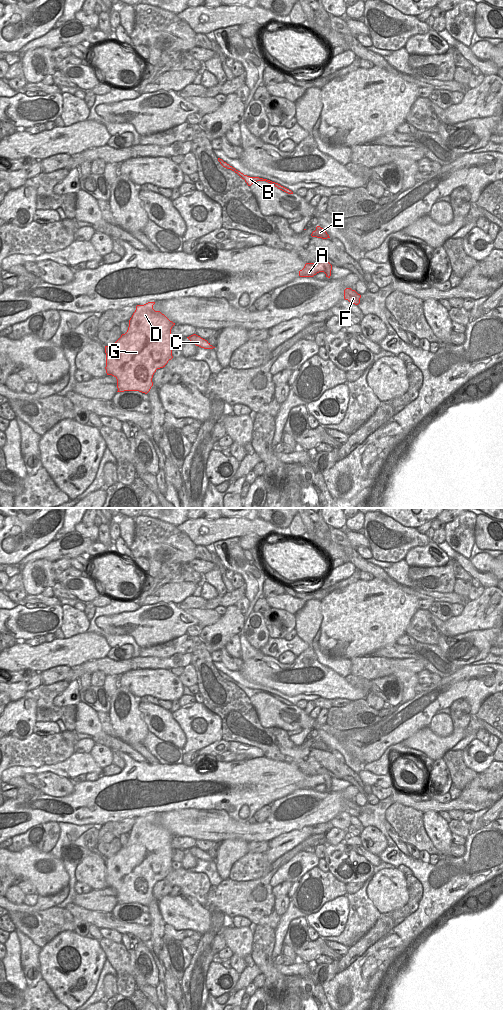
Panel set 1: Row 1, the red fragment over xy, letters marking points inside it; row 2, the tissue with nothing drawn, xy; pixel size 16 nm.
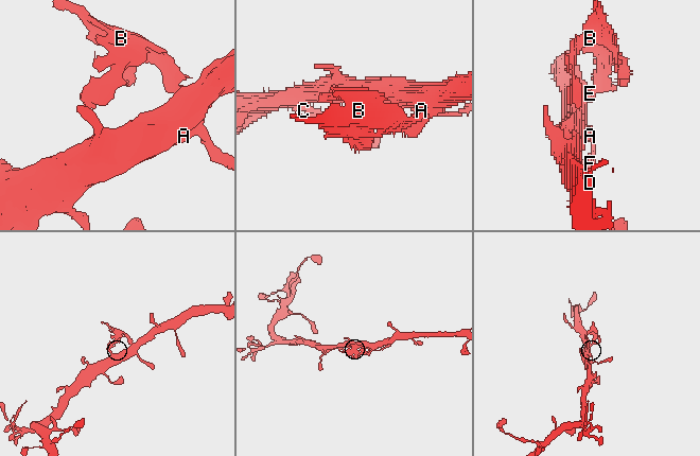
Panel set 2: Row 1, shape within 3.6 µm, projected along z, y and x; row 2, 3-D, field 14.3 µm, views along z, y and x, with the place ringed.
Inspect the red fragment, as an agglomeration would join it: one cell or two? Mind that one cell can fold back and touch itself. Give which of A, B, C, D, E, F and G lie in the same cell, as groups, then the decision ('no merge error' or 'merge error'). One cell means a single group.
A B C D E F G | no merge error

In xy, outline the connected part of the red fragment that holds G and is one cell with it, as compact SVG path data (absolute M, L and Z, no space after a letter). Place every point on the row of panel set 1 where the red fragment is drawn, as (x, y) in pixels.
M154 304L137 305L127 332L114 344L105 346L106 373L117 379L117 392L147 394L156 370L173 358L171 329L175 323L155 311Z

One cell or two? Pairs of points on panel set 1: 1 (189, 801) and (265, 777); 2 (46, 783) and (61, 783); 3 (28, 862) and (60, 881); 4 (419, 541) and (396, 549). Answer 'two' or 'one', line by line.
1: one
2: one
3: one
4: one

